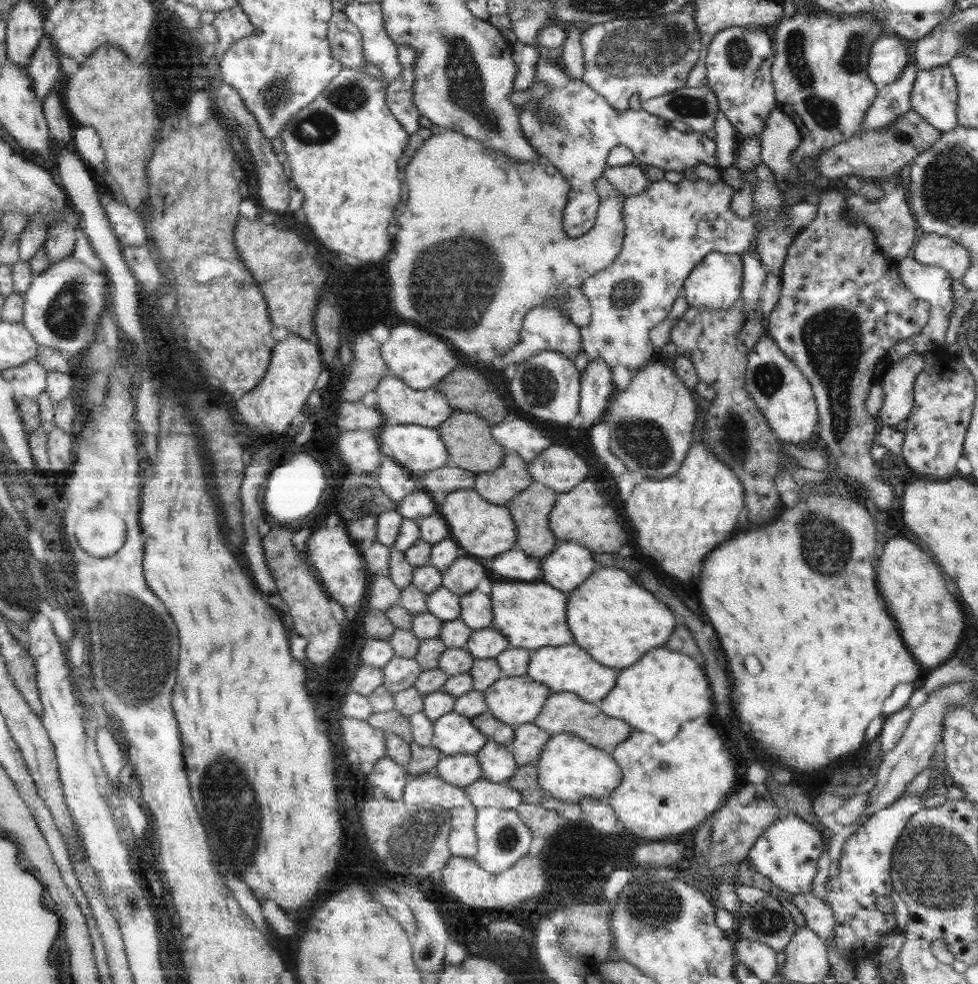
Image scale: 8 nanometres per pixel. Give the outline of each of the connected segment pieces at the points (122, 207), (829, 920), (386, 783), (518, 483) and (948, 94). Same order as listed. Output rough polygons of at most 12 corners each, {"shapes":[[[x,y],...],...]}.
{"shapes":[[[109,202],[105,213],[122,246],[146,244],[146,217]],[[810,893],[791,902],[806,926],[824,940],[835,939],[833,910]],[[382,757],[368,782],[390,800],[401,800],[410,780],[402,764]],[[506,452],[494,470],[475,473],[473,489],[505,505],[534,481],[528,462]],[[947,66],[919,69],[911,108],[940,133],[958,126]]]}

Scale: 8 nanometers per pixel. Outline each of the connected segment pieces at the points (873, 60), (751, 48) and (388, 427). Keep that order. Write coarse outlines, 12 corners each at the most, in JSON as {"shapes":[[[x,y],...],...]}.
{"shapes":[[[887,33],[872,43],[867,73],[879,87],[908,63],[900,39]],[[732,25],[708,45],[708,86],[742,137],[775,110],[775,50]],[[382,424],[384,454],[419,476],[449,464],[436,428]]]}

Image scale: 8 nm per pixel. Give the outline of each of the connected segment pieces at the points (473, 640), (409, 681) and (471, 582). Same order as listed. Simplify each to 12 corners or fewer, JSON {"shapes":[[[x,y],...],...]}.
{"shapes":[[[492,628],[472,631],[465,646],[474,659],[496,659],[508,639]],[[394,657],[382,672],[395,693],[412,687],[422,670],[415,659]],[[461,553],[442,572],[442,587],[462,596],[489,576],[479,558]]]}

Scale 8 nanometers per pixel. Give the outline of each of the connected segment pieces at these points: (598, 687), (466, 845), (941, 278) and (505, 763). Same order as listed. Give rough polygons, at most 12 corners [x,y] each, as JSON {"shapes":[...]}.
{"shapes":[[[576,644],[530,654],[527,675],[552,692],[601,701],[618,670]],[[474,805],[446,810],[448,848],[454,856],[477,853]],[[914,257],[896,263],[916,298],[929,304],[917,335],[887,350],[893,363],[944,349],[953,311],[951,278]],[[486,741],[476,755],[482,777],[505,782],[518,768],[512,751]]]}

